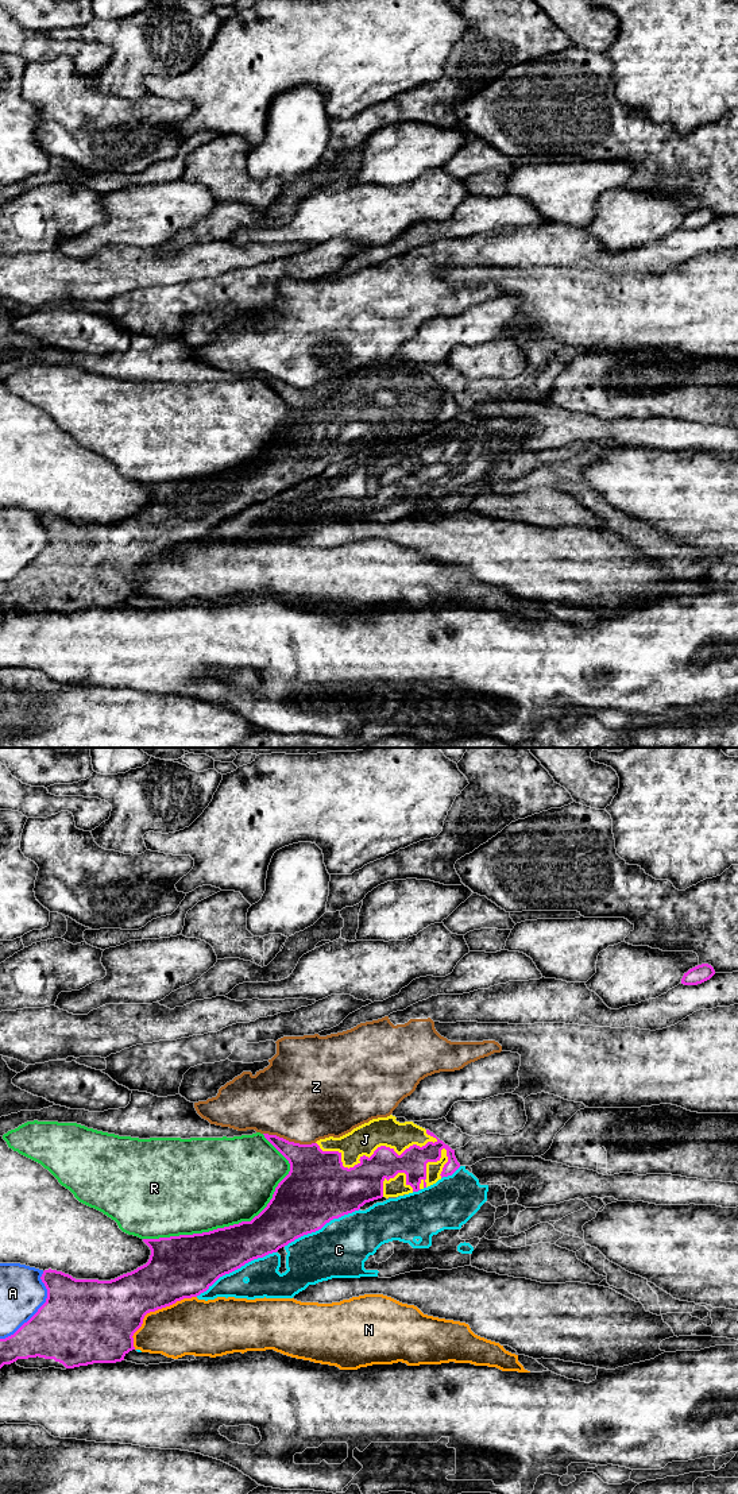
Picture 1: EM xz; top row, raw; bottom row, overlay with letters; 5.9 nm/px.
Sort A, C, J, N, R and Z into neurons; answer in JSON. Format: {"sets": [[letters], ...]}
{"sets": [["A"], ["C"], ["J"], ["N"], ["R"], ["Z"]]}

